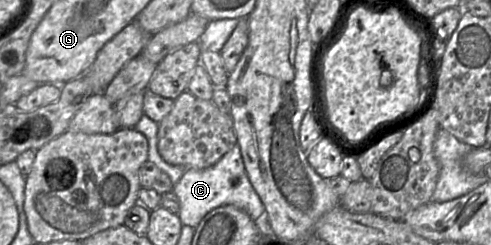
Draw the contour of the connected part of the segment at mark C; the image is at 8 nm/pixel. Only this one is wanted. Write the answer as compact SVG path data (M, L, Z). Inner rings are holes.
M237 143L213 166L187 169L174 185L173 191L180 200L179 217L182 224L193 228L198 226L207 213L222 205L237 206L247 212L253 220L265 212L264 204L249 180L241 149Z

